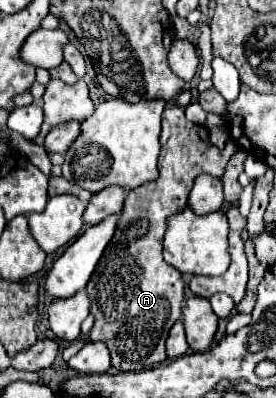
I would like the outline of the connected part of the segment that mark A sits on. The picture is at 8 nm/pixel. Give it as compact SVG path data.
M165 108L161 144L159 178L127 194L119 230L115 232L111 246L107 246L107 254L99 260L91 282L87 282L91 314L95 316L89 338L107 344L111 364L121 372L147 370L147 366L167 360L165 340L175 320L181 318L185 304L185 280L161 254L167 218L187 206L193 180L199 174L209 172L211 168L211 174L221 178L229 158L239 150L231 140L223 150L213 146L207 128L189 122L183 108Z

